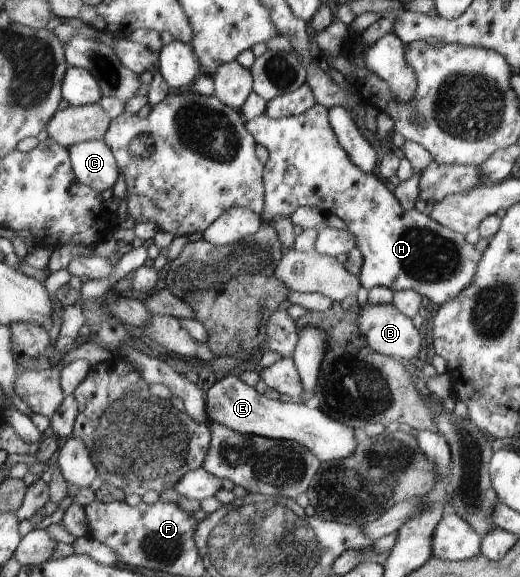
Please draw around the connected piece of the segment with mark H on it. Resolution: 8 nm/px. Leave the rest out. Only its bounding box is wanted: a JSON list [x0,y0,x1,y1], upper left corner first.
[246,104,481,305]

